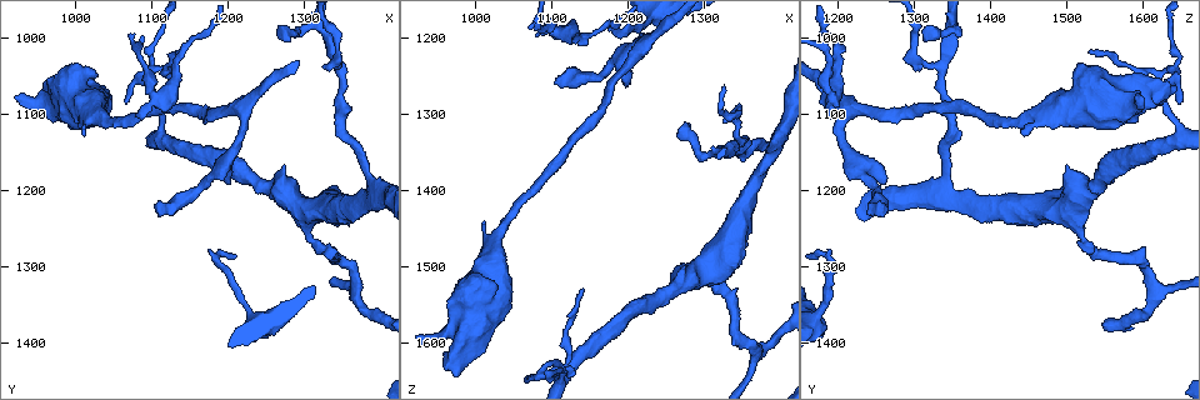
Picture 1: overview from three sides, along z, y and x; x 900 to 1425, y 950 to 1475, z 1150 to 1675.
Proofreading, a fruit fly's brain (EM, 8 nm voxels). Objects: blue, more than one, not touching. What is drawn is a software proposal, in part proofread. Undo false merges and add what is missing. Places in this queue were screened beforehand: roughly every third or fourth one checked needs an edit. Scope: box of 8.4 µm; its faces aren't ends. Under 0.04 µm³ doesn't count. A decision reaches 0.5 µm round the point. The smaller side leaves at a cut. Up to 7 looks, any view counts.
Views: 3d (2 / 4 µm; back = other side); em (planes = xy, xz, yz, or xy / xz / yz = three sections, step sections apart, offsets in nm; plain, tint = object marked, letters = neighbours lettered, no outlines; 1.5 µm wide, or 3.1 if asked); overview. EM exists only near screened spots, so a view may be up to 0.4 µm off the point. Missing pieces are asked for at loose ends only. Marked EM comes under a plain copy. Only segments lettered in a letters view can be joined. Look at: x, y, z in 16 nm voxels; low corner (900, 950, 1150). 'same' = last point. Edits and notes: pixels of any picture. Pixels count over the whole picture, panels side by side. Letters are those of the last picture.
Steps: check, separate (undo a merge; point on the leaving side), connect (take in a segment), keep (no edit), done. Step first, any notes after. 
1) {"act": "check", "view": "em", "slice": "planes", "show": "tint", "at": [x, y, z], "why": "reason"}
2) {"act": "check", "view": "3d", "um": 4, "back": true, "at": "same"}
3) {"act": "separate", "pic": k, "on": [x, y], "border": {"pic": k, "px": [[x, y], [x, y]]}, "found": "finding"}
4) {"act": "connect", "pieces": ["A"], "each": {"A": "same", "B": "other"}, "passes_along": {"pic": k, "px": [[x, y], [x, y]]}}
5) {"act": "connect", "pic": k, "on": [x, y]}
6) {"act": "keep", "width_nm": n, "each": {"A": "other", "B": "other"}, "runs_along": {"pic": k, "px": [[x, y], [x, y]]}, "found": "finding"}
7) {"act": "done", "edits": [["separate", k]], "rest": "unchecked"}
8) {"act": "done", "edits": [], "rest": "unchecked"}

{"act": "check", "view": "3d", "um": 2, "back": true, "at": [975, 1065, 1640]}

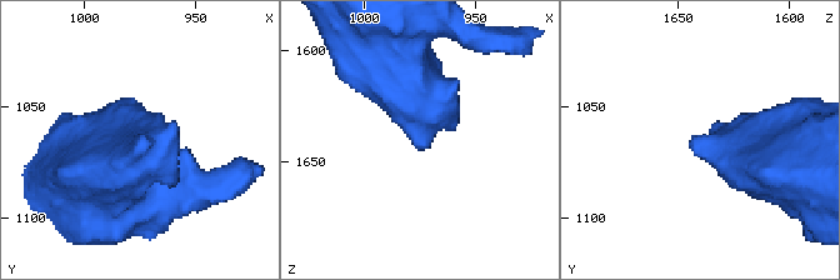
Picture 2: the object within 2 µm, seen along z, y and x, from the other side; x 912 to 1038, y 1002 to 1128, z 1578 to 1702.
{"act": "check", "view": "em", "slice": "planes", "show": "letters", "at": [970, 1066, 1645]}

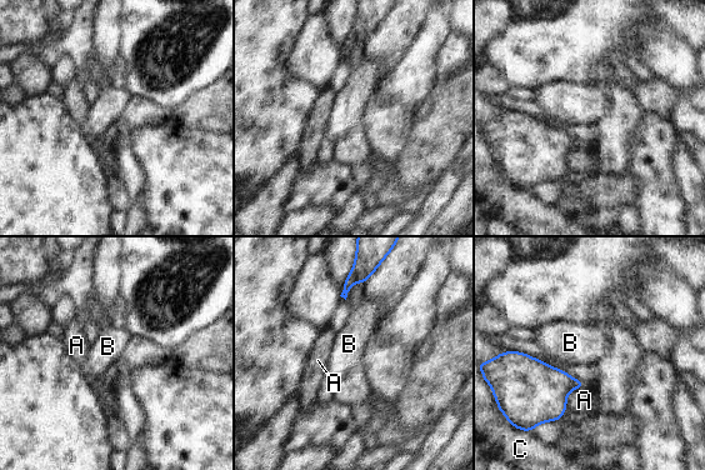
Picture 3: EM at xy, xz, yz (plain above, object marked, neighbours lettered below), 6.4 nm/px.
{"act": "keep", "each": {"A": "other", "B": "other", "C": "other"}, "border": {"pic": 3, "px": [[585, 384], [570, 391], [566, 410]]}, "found": "no lettered segment goes on from it"}

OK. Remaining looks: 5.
{"act": "check", "view": "em", "slice": "xz", "step": 4, "show": "tint", "at": [1080, 1105, 1195], "why": "thin end"}

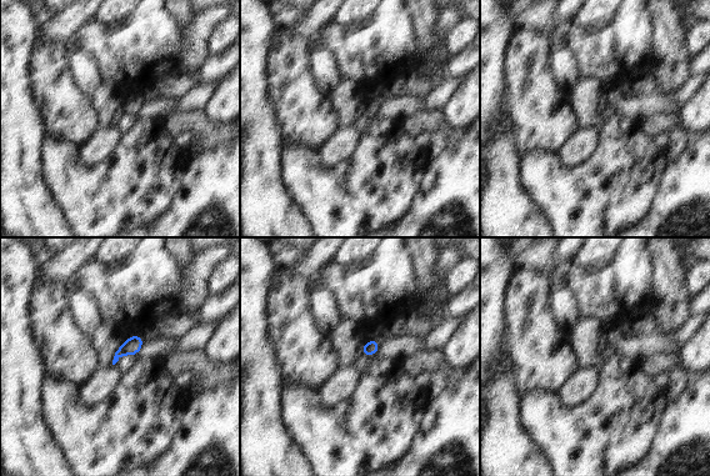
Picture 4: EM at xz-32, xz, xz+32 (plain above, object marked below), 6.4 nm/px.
{"act": "check", "view": "em", "slice": "planes", "show": "letters", "at": "same", "why": "another direction"}

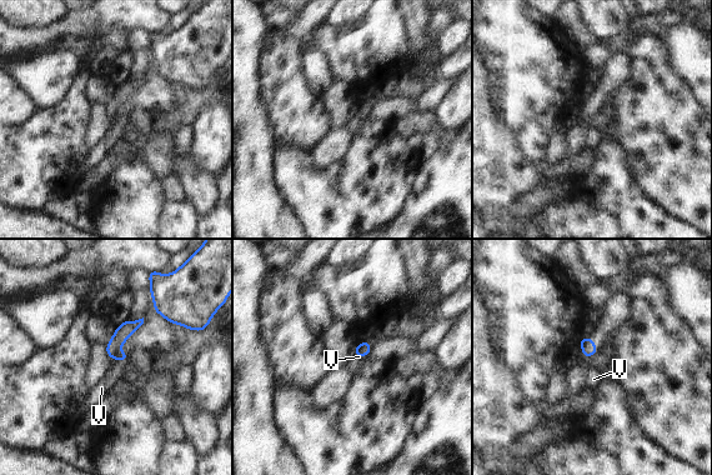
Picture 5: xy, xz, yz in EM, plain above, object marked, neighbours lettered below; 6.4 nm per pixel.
{"act": "connect", "pieces": ["V"], "each": {"V": "same"}, "found": "it goes on there"}

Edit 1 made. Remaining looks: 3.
{"act": "check", "view": "overview", "why": "redraw"}

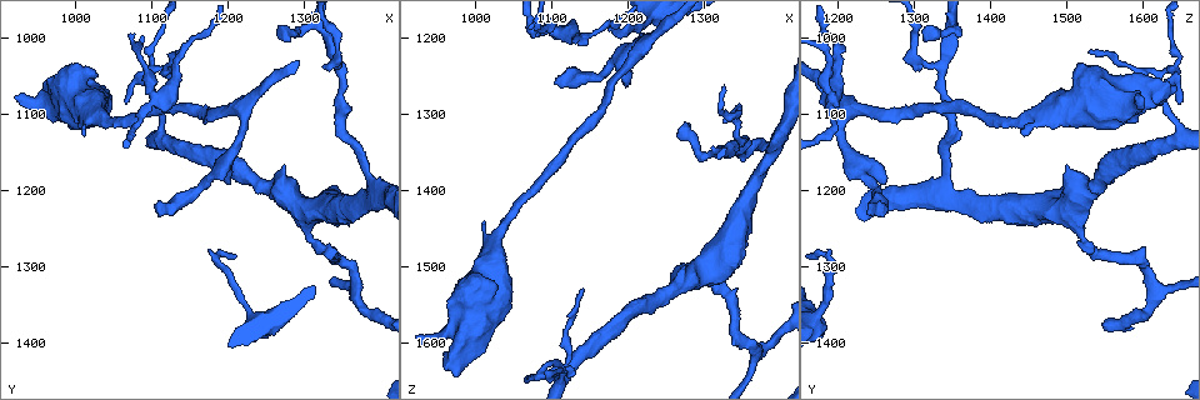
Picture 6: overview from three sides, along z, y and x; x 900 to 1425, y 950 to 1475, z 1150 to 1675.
{"act": "check", "view": "em", "slice": "xy", "step": 8, "show": "letters", "at": [1105, 1220, 1260], "why": "an open end"}

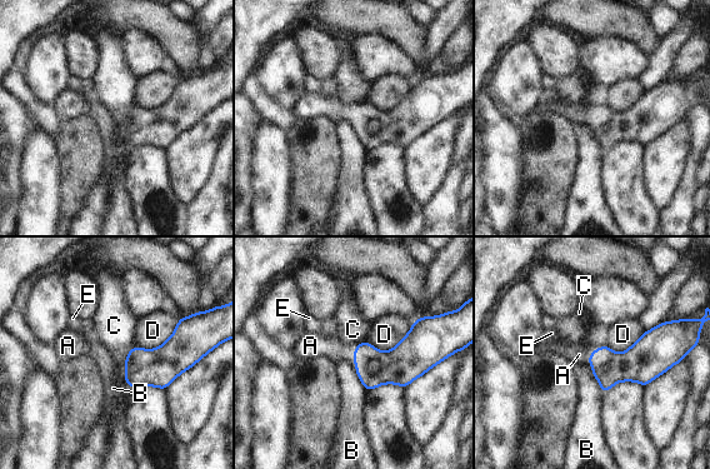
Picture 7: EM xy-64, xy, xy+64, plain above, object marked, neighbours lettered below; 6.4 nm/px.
{"act": "check", "view": "em", "slice": "planes", "show": "letters", "at": "same", "why": "another direction"}

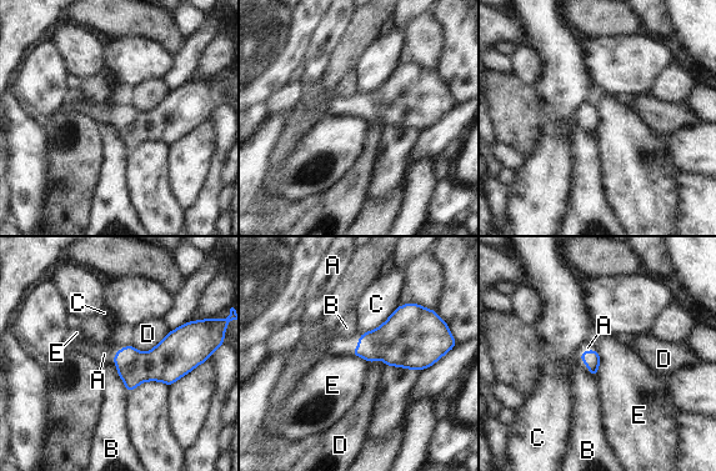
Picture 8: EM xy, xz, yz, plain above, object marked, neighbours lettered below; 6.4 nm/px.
{"act": "connect", "pieces": ["A"], "each": {"A": "same", "B": "other", "C": "other", "D": "other", "E": "other"}, "passes_along": {"pic": 8, "px": [[134, 367], [113, 359], [104, 354]]}, "found": "it goes on there"}

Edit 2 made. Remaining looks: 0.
{"act": "done", "edits": [["connect", 5], ["connect", 8]], "rest": "unchecked"}

